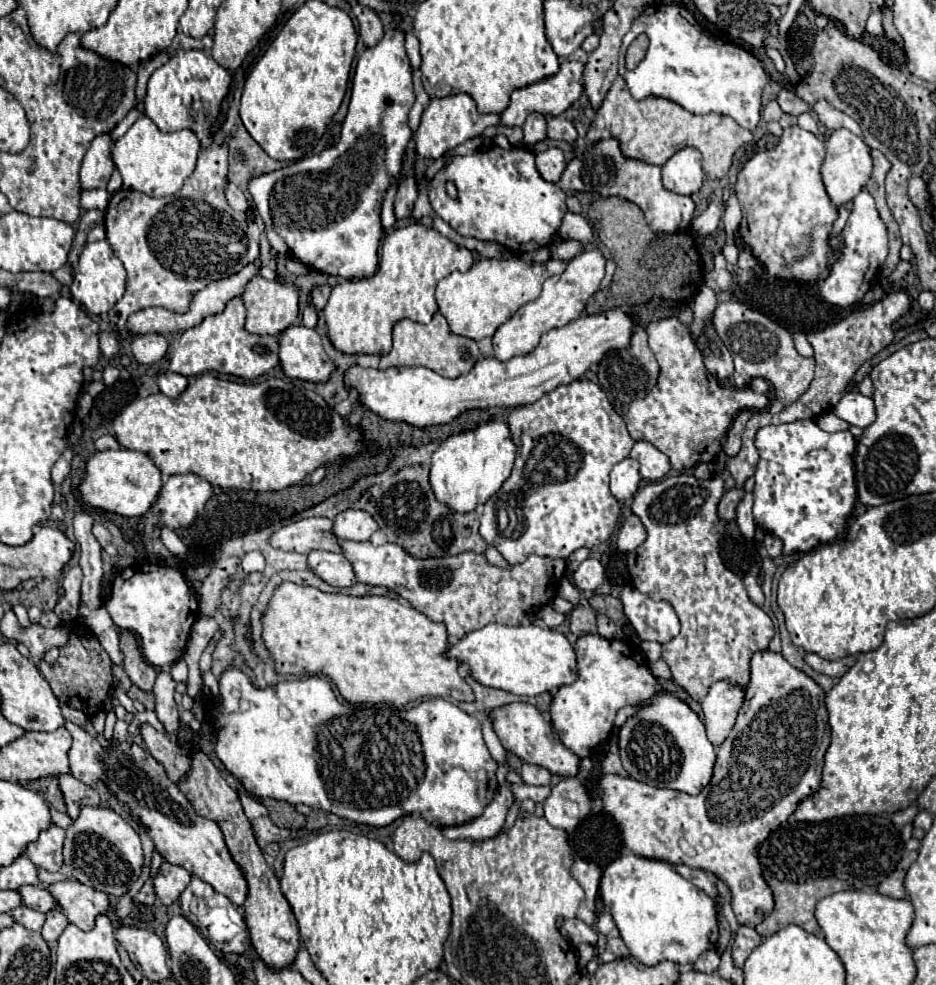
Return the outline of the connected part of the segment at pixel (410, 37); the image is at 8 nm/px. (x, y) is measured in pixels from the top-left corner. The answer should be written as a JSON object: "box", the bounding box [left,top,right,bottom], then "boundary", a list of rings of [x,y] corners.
{"box":[405,30,421,70],"boundary":[[[411,30],[405,32],[405,50],[407,50],[407,56],[411,60],[411,68],[417,70],[419,68],[419,62],[421,62],[421,56],[419,56],[419,40],[415,38],[415,34]]]}

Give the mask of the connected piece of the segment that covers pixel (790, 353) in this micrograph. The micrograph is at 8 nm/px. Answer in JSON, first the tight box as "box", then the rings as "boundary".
{"box":[713,300,815,414],"boundary":[[[729,300],[729,302],[717,304],[713,312],[713,326],[719,338],[723,340],[723,344],[731,350],[731,356],[735,362],[735,374],[733,374],[735,386],[737,388],[747,386],[753,378],[763,378],[769,382],[771,392],[773,392],[773,402],[767,408],[769,412],[773,414],[781,412],[785,406],[797,400],[811,384],[813,370],[815,370],[813,358],[799,356],[793,346],[791,332],[785,330],[775,320],[767,318],[765,314],[751,310],[741,302]]]}

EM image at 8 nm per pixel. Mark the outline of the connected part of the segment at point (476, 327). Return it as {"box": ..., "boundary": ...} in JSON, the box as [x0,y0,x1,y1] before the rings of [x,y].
{"box":[435,258,567,340],"boundary":[[[481,258],[467,272],[463,274],[453,272],[437,284],[435,298],[439,304],[439,312],[449,322],[451,332],[459,336],[465,336],[471,340],[493,336],[495,330],[501,324],[505,324],[521,306],[539,298],[541,286],[549,276],[563,274],[565,268],[567,264],[561,260],[547,260],[543,264],[537,264],[537,262],[527,264],[519,258],[509,258],[509,260]]]}

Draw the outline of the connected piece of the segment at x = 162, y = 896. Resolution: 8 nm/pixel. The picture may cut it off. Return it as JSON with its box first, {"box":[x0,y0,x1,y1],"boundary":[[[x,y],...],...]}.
{"box":[153,862,189,904],"boundary":[[[161,862],[157,874],[153,876],[153,888],[157,898],[163,904],[173,904],[177,900],[177,896],[181,894],[181,888],[185,888],[185,884],[189,884],[189,872],[177,864],[171,862]]]}

